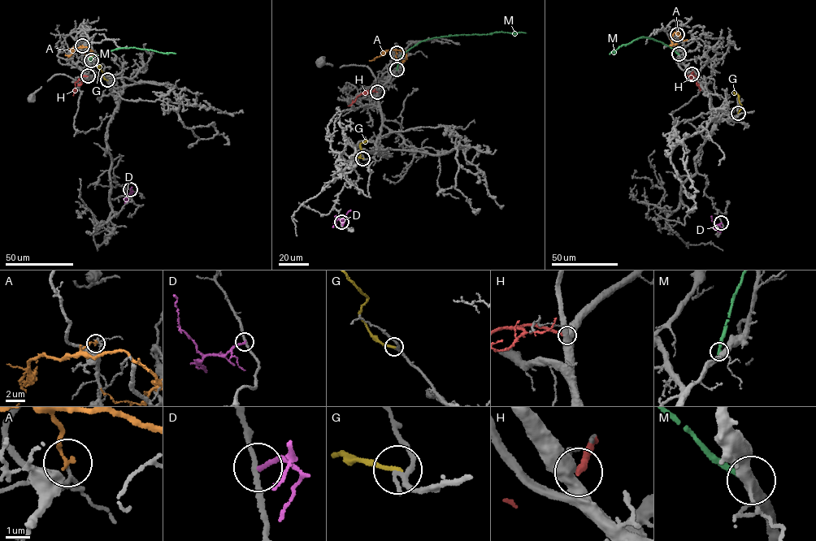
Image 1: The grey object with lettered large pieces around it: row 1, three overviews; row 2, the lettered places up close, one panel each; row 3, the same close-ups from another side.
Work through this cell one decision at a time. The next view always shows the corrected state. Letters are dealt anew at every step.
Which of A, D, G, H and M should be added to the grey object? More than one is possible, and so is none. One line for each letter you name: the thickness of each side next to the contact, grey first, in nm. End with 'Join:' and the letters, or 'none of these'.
A: 90 nm thick on the grey side, 160 nm on the other
Join: A

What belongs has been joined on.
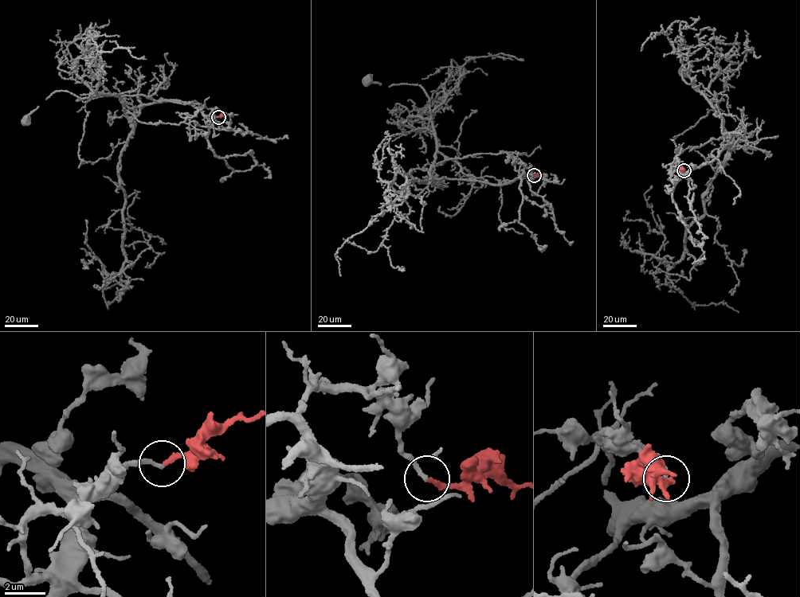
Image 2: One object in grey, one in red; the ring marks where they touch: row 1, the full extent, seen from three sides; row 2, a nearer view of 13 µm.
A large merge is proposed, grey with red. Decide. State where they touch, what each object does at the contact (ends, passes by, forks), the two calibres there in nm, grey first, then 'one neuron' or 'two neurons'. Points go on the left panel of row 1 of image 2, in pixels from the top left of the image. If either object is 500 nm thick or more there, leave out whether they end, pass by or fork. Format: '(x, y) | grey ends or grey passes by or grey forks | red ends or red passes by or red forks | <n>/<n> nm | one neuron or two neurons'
(218, 117) | grey ends | red ends | 220/280 nm | one neuron

